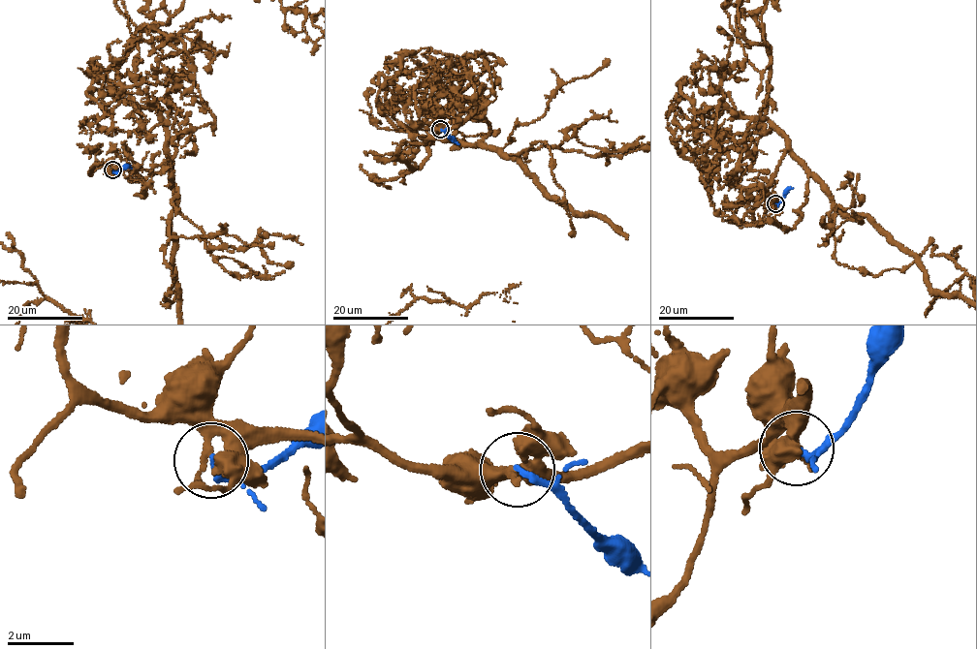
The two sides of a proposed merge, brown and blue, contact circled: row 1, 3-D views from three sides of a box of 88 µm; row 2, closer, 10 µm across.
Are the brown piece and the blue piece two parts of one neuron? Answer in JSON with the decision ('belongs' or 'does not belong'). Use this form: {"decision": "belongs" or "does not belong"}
{"decision": "belongs"}

